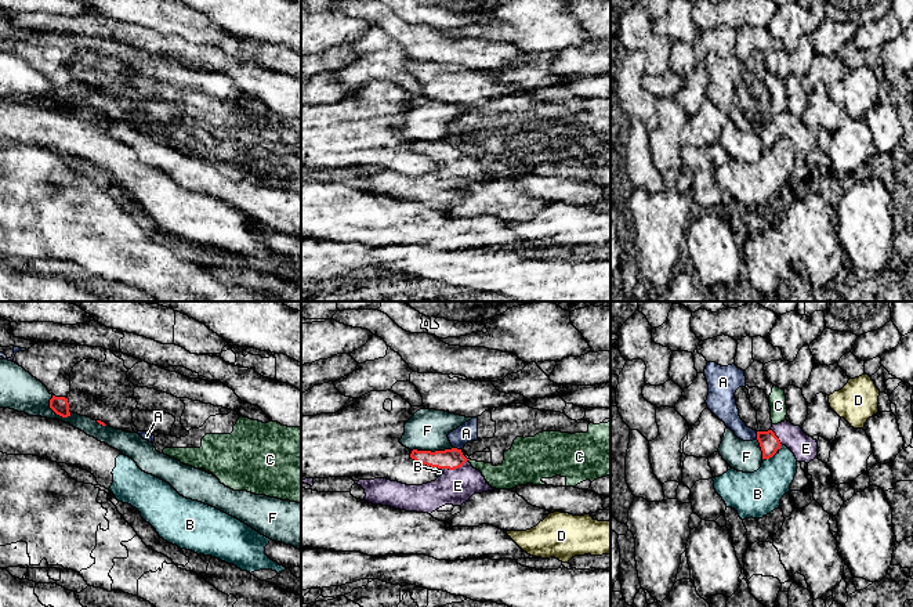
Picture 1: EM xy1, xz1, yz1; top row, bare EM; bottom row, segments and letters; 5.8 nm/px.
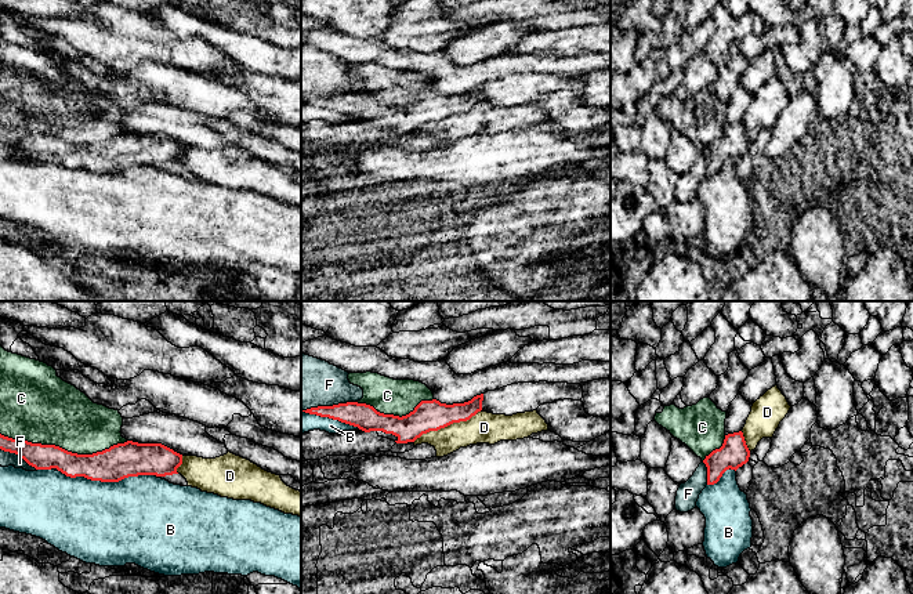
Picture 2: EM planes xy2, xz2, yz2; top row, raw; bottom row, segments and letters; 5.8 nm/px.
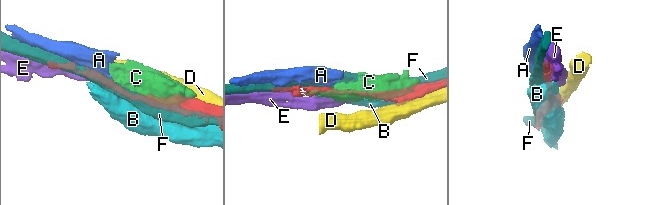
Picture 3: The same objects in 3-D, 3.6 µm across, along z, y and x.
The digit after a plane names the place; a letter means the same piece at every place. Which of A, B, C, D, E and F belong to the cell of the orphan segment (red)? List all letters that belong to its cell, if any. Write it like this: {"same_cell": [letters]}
{"same_cell": ["E"]}

